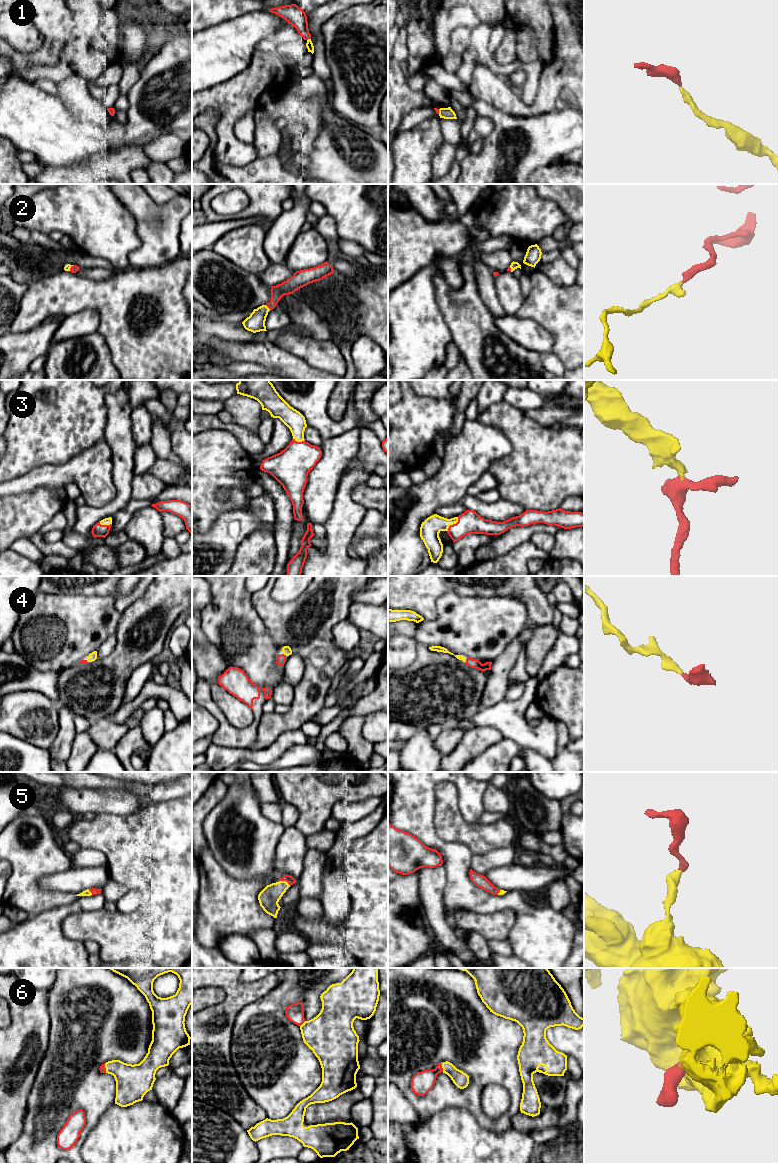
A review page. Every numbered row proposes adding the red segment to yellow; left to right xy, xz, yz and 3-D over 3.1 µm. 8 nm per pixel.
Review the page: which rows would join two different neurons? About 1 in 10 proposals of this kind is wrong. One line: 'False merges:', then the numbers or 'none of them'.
False merges: none of them

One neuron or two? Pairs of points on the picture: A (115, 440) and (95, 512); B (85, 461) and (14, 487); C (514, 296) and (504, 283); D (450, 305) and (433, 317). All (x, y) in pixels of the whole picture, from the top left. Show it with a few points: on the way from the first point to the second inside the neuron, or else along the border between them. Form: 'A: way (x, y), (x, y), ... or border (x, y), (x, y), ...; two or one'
A: way (122, 461), (122, 496), (116, 502); one
B: way (67, 472), (54, 476), (42, 476), (32, 480); one
C: way (511, 293), (507, 286); one
D: border (434, 289), (435, 301), (451, 333); two

